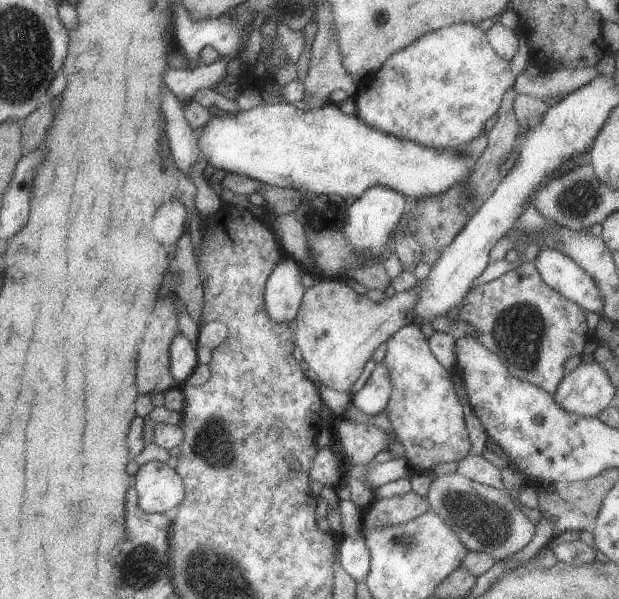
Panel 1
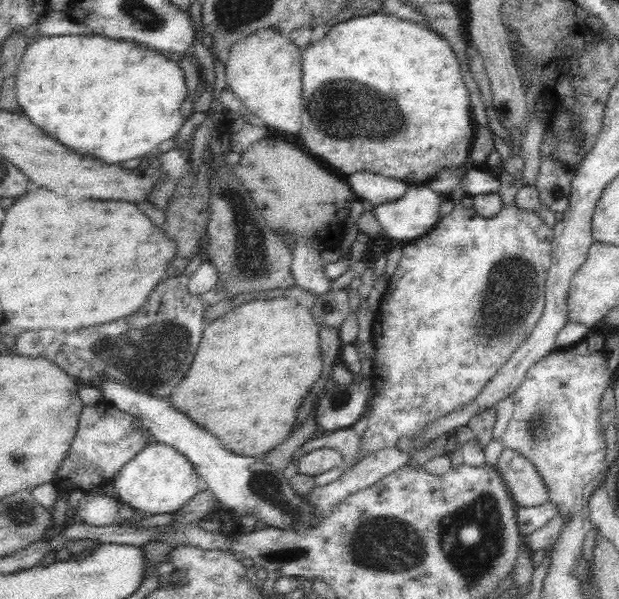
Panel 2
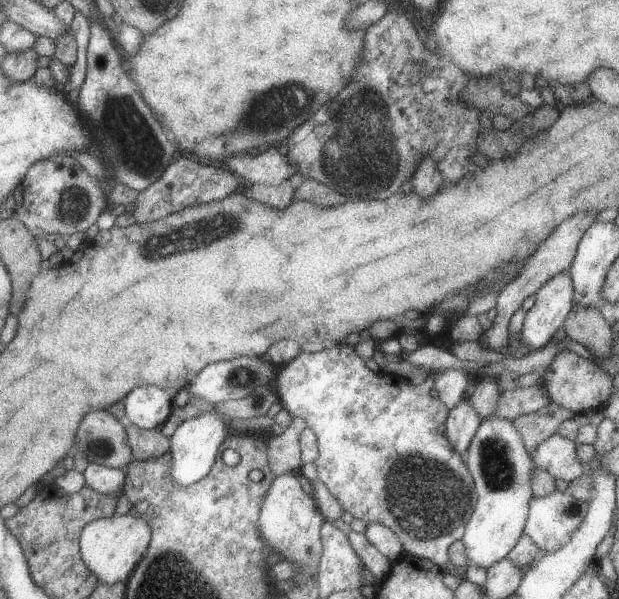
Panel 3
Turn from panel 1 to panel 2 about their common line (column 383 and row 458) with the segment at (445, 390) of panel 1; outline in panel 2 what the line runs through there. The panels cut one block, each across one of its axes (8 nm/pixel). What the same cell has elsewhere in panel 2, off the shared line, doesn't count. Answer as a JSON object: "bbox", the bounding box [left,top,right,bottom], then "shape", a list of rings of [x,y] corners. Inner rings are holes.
{"bbox":[357,204,553,461],"shape":[[[457,204],[449,214],[445,214],[436,227],[426,236],[408,242],[402,247],[401,261],[394,277],[389,280],[386,292],[382,295],[379,309],[372,322],[371,343],[374,347],[372,358],[373,367],[370,377],[373,382],[373,393],[368,402],[367,428],[359,436],[357,460],[360,461],[370,454],[376,454],[378,450],[394,448],[400,438],[418,438],[424,434],[426,424],[432,424],[436,420],[450,417],[455,411],[472,405],[478,394],[490,384],[490,380],[500,372],[500,368],[506,364],[510,356],[520,349],[533,334],[538,320],[545,310],[545,285],[547,271],[551,266],[551,252],[553,249],[553,229],[546,225],[536,210],[518,210],[513,204],[502,208],[492,218],[482,218],[475,213],[473,207],[464,208]]]}

